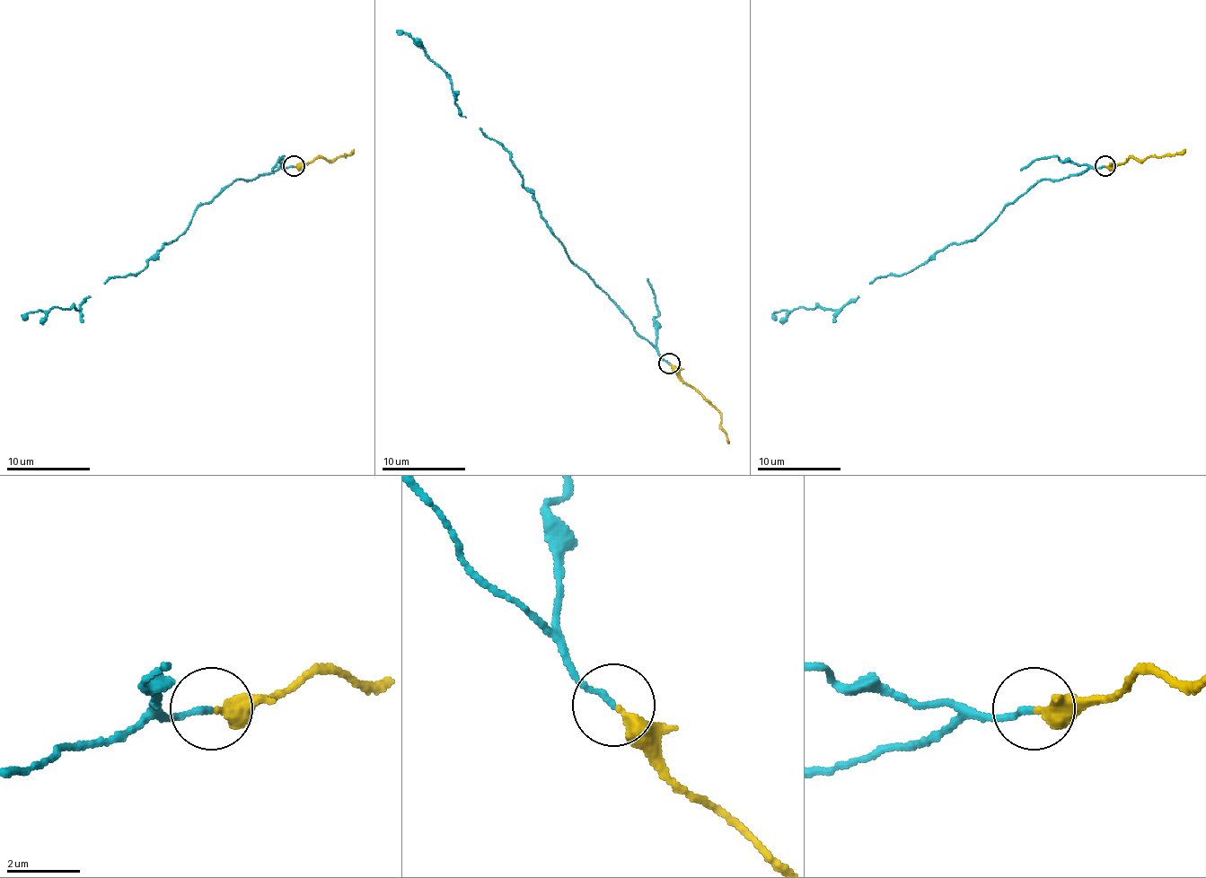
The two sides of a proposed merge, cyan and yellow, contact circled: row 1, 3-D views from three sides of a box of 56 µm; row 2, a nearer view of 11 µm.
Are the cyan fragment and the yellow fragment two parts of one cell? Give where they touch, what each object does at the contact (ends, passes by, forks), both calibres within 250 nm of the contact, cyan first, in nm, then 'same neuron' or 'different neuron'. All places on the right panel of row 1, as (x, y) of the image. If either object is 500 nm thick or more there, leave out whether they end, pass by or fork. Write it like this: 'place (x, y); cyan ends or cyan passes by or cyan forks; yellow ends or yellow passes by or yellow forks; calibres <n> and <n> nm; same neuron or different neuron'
place (1105, 166); cyan ends; yellow ends; calibres 150 and 360 nm; same neuron

